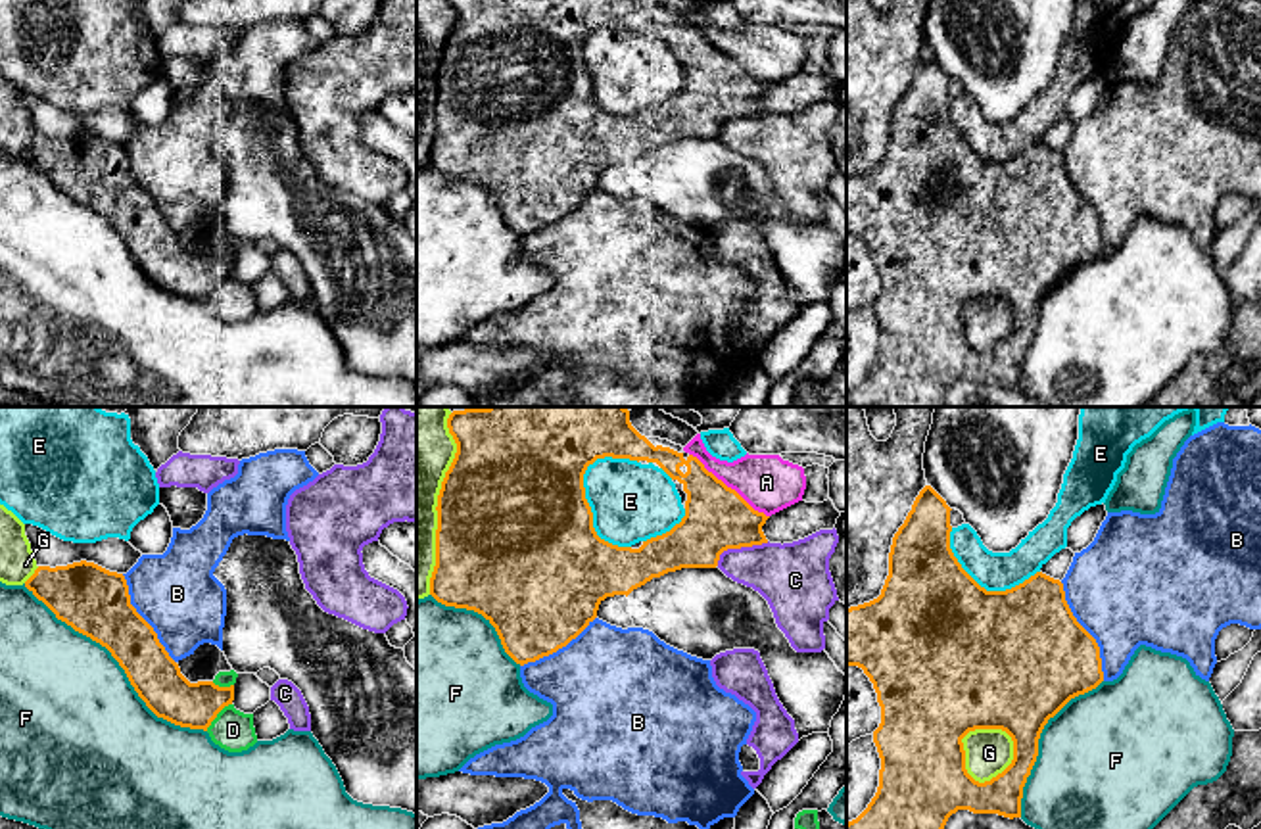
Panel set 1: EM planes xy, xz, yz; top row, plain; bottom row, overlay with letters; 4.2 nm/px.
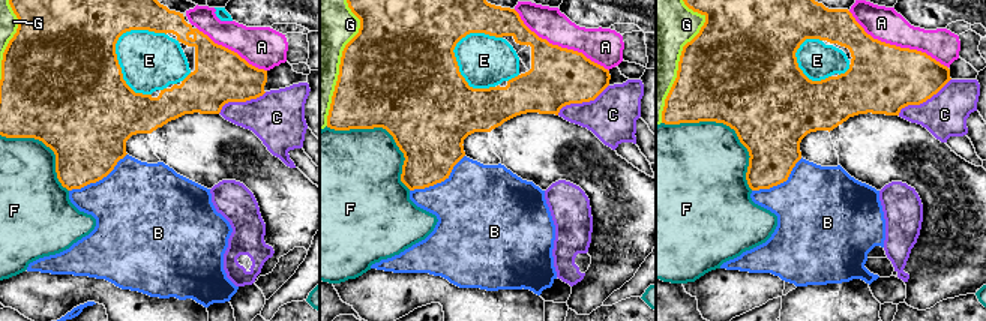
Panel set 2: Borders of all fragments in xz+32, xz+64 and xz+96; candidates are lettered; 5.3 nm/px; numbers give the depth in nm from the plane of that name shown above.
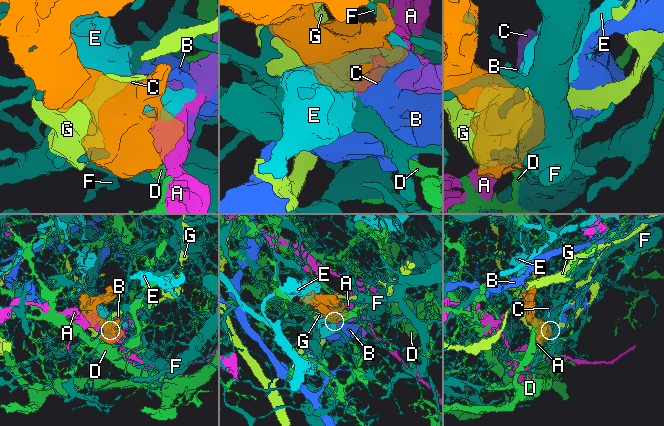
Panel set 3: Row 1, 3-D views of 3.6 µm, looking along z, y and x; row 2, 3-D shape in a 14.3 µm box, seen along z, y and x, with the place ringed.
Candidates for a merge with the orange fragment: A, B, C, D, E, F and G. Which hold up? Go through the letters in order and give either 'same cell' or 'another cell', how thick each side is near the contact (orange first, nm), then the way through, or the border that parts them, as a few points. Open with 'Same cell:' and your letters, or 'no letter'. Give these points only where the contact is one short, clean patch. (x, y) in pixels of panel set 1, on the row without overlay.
Same cell: no letter
A: another cell | 280/240 nm
B: another cell | 480/480 nm
C: another cell | 280/280 nm
D: another cell | 200/170 nm
E: another cell | 500/340 nm
F: another cell | 260/500 nm
G: another cell | 280/190 nm

